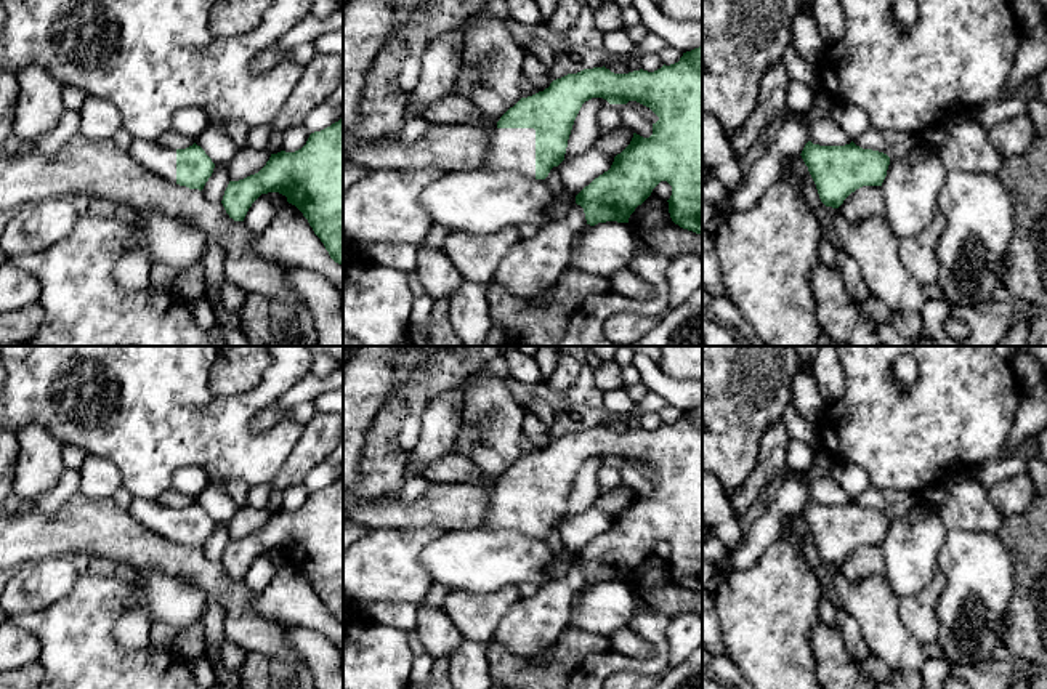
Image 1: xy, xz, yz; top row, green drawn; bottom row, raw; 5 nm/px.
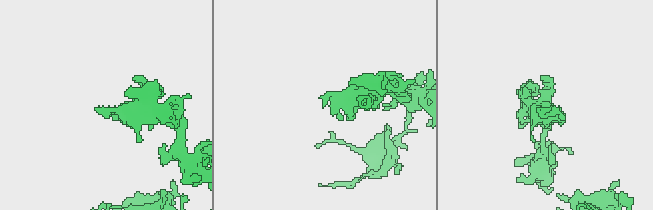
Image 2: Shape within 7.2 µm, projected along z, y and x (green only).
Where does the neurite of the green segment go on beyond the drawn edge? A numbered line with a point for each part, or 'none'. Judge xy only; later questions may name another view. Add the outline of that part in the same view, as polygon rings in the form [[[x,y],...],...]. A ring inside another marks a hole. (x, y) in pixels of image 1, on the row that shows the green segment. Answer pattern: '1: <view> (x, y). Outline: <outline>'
1: xy (159, 159). Outline: [[[135,138],[127,151],[141,167],[176,183],[176,149],[167,147],[159,141]]]

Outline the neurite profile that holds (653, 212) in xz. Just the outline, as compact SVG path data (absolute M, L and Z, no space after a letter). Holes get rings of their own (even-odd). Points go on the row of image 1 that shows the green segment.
M649 195L641 205L638 205L629 218L630 226L637 226L643 231L653 231L669 221L672 221L669 202L654 195Z

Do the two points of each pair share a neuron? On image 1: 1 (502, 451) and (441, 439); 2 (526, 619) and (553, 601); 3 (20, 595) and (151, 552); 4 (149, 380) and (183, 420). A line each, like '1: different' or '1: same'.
1: different
2: same
3: different
4: same

